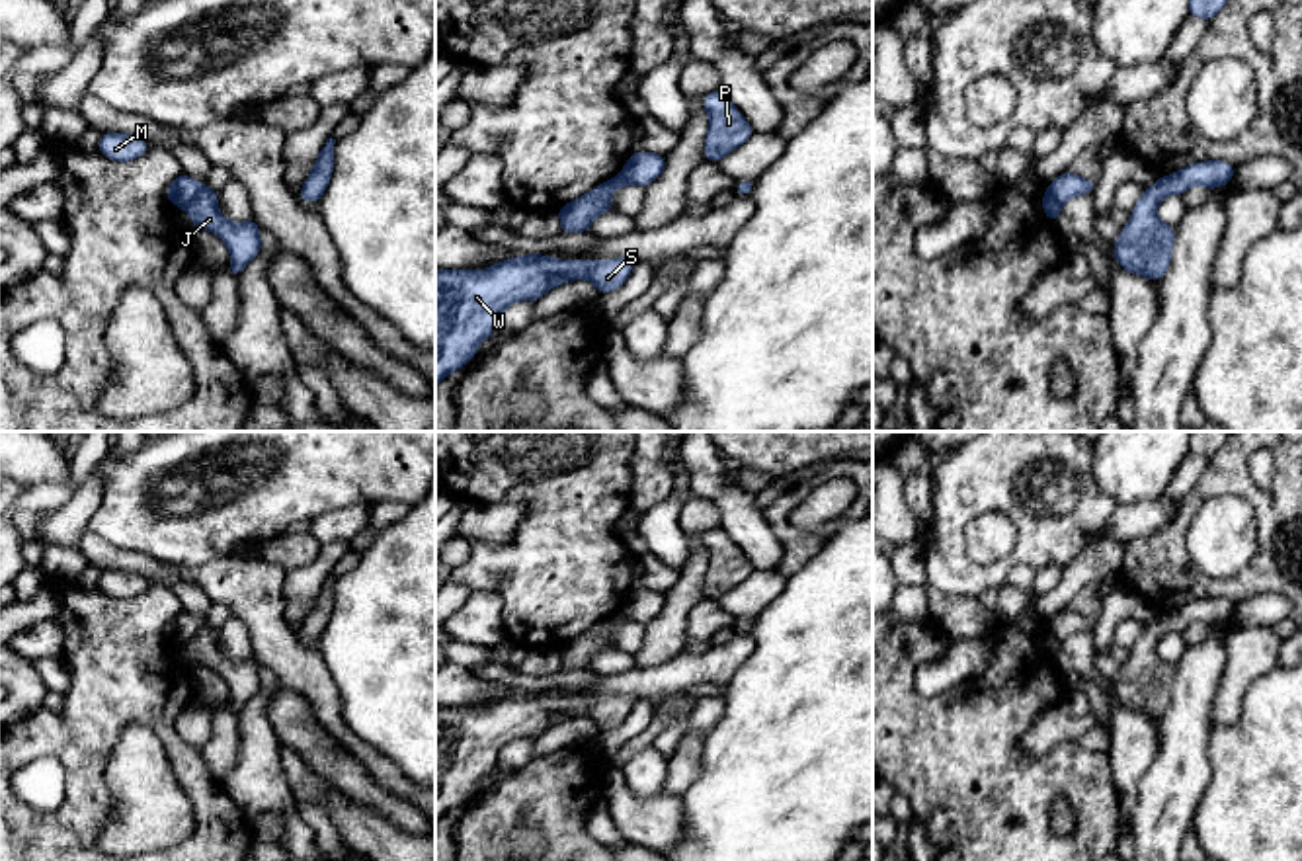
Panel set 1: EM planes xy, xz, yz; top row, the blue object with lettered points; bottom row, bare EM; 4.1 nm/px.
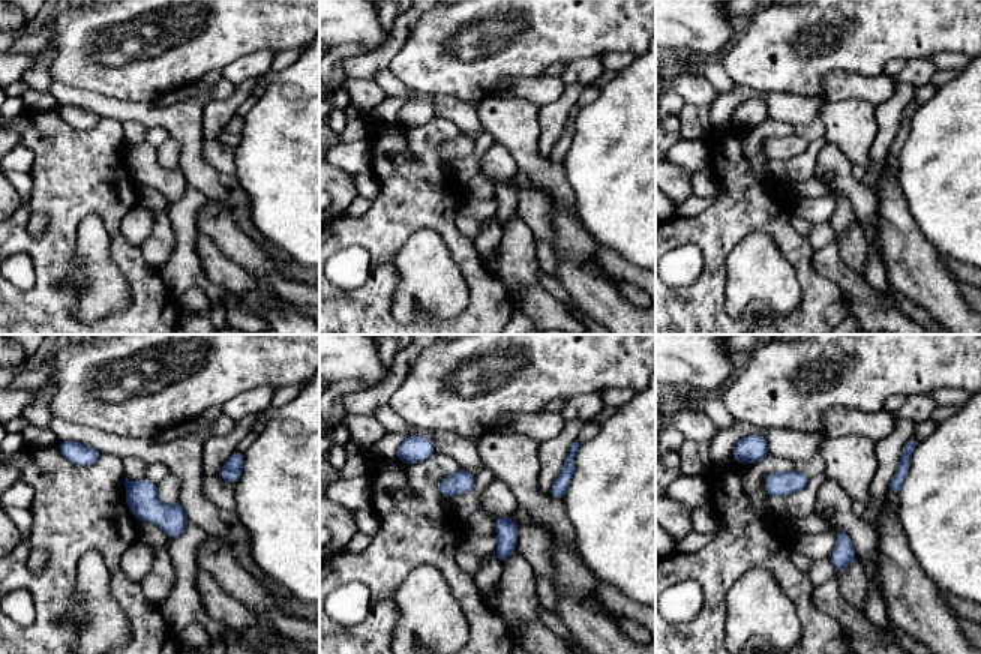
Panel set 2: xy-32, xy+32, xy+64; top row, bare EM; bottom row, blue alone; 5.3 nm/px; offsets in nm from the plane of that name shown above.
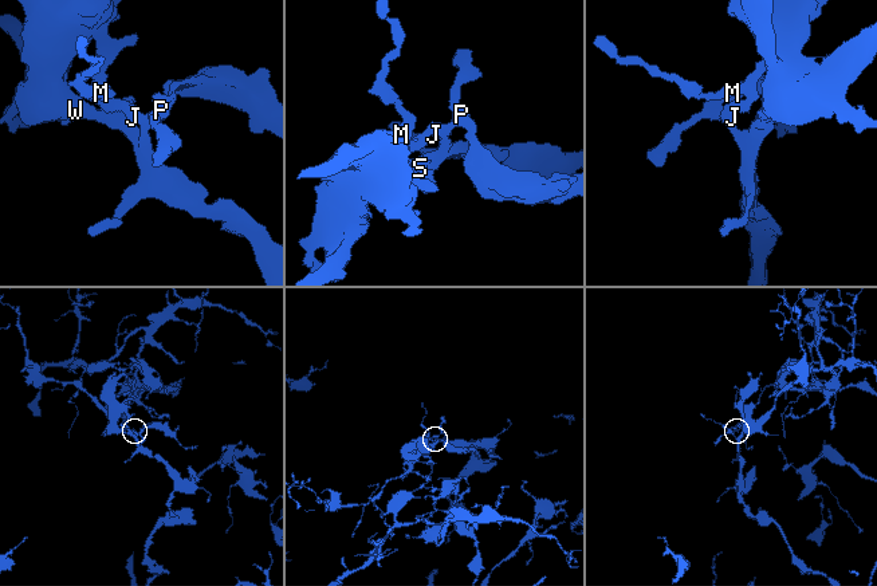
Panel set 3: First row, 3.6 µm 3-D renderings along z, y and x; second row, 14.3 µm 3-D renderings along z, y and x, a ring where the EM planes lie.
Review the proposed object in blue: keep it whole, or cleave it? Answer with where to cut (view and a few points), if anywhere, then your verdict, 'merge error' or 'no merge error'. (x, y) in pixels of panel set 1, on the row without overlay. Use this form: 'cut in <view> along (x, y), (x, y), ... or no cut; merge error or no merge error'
cut in xy along (203, 621), (182, 645); merge error

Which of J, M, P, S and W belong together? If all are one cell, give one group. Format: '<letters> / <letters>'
J P S W / M

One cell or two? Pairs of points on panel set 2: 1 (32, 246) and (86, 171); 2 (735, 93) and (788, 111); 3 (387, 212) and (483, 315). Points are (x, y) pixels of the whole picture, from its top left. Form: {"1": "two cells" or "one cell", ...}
{"1": "one cell", "2": "one cell", "3": "one cell"}

